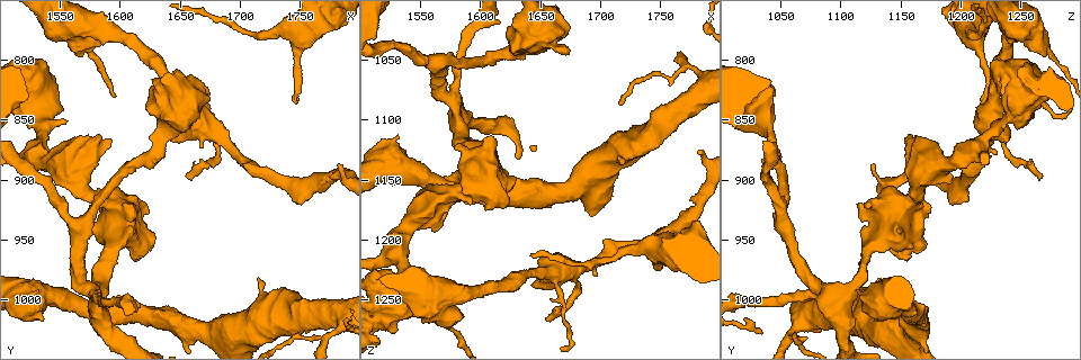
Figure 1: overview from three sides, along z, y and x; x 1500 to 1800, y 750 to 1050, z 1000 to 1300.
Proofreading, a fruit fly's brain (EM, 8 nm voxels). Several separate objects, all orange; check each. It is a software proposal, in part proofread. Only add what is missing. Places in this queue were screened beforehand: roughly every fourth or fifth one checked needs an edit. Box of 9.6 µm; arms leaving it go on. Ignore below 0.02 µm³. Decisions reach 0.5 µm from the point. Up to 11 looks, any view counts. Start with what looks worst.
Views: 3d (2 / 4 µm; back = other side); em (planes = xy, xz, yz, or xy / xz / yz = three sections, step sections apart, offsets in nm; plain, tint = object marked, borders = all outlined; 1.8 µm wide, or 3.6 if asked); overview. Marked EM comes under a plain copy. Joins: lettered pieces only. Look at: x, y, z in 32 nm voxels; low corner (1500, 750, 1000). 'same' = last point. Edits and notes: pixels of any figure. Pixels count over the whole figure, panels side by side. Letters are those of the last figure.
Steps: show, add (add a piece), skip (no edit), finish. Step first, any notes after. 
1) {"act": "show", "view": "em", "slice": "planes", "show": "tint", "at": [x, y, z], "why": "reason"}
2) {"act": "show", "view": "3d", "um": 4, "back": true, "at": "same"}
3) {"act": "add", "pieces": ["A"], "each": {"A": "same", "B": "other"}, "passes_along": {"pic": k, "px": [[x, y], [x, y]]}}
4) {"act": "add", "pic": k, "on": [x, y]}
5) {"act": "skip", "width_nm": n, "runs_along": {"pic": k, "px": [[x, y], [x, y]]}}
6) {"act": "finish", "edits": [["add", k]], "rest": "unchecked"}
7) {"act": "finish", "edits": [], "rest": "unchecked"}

{"act": "show", "view": "em", "slice": "planes", "show": "tint", "at": [1780, 888, 1126], "why": "long arm stops here"}

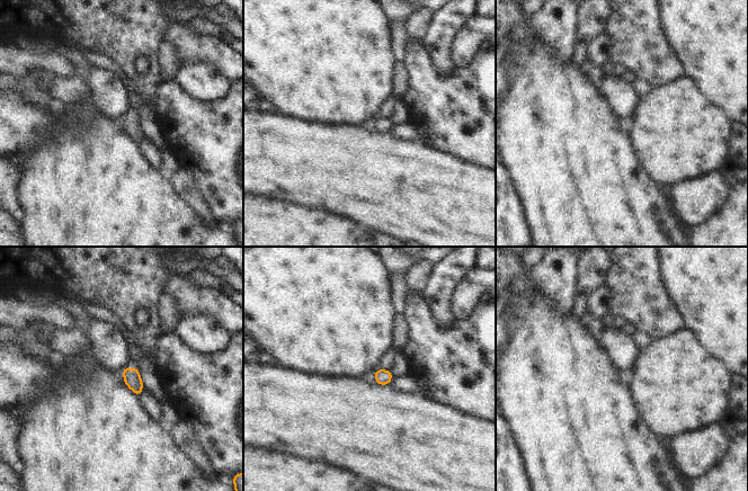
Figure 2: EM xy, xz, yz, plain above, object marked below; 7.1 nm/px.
{"act": "show", "view": "em", "slice": "planes", "show": "borders", "at": "same", "why": "see the neighbours"}

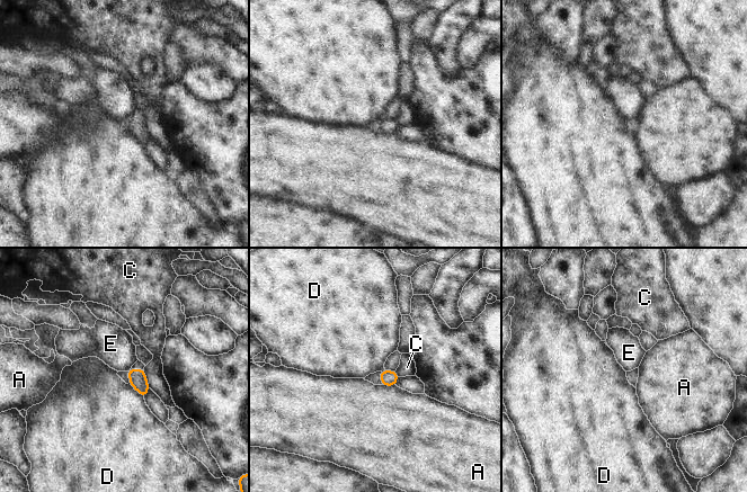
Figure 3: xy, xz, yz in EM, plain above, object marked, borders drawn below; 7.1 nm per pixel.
{"act": "skip", "each": {"A": "other", "C": "other", "D": "other", "E": "other"}, "border": {"pic": 3, "px": [[129, 383], [143, 399]]}, "found": "none of them fits"}

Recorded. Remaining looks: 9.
{"act": "show", "view": "em", "slice": "yz", "step": 8, "show": "borders", "at": [1746, 836, 1218]}

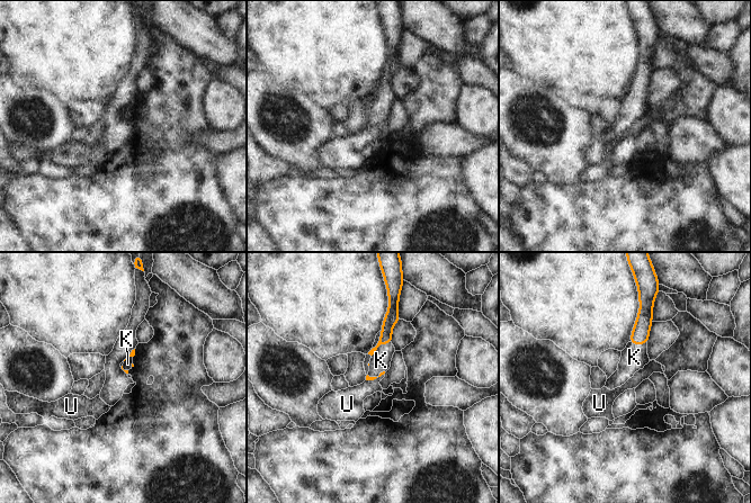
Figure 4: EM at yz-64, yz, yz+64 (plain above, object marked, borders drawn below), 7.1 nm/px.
{"act": "add", "pieces": ["K"], "each": {"K": "same", "U": "other"}, "passes_along": {"pic": 4, "px": [[392, 317], [380, 344], [381, 360]]}, "found": "it goes on there"}

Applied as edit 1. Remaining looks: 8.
{"act": "show", "view": "overview", "why": "see it whole again"}

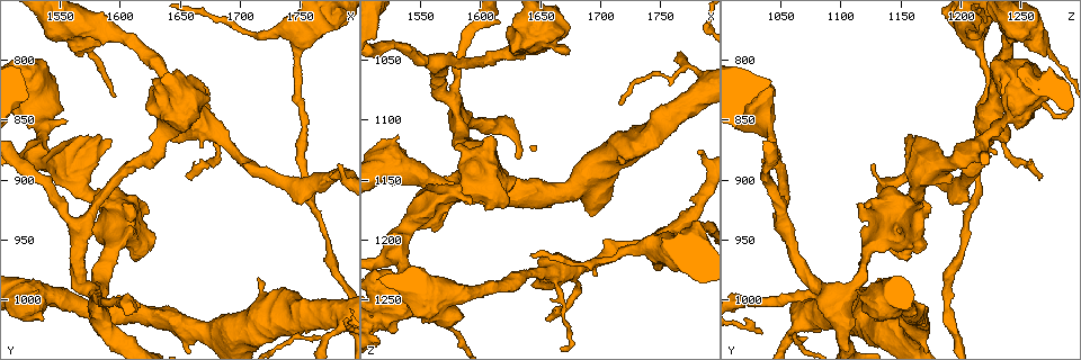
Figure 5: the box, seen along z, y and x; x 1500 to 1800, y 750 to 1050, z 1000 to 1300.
{"act": "show", "view": "em", "slice": "planes", "show": "borders", "at": [1656, 896, 1264], "why": "an open end"}

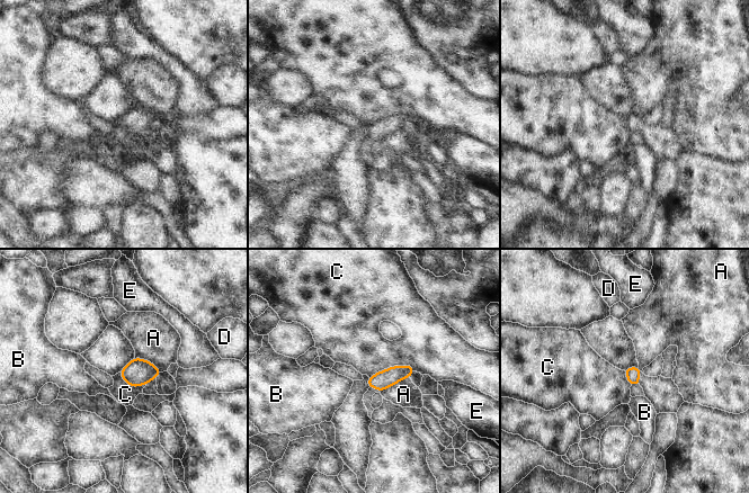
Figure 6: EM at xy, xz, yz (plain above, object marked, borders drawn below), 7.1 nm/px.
{"act": "skip", "each": {"A": "other", "B": "other", "C": "other", "D": "other", "E": "other"}, "border": {"pic": 6, "px": [[415, 369], [394, 365], [368, 377]]}, "found": "no lettered piece goes on from it"}

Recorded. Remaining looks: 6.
{"act": "show", "view": "em", "um": 3.6, "slice": "planes", "show": "borders", "at": [1578, 922, 1124], "why": "branch stops here"}

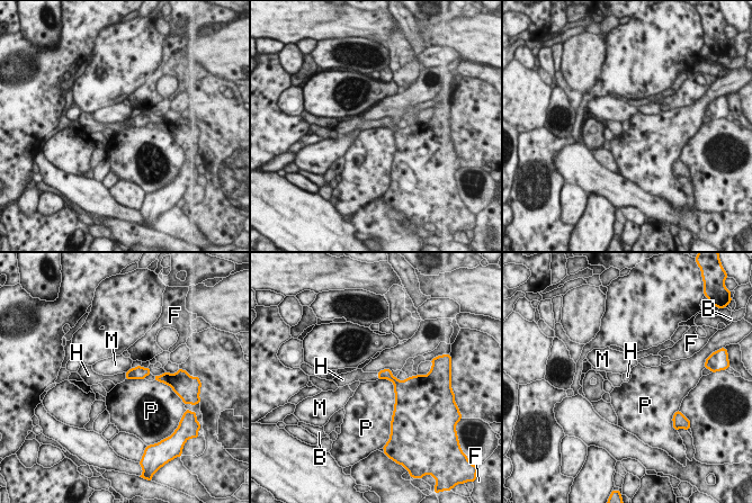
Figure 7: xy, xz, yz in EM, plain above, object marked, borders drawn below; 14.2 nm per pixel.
{"act": "add", "pieces": ["H"], "each": {"B": "other", "F": "other", "H": "same", "M": "other", "P": "other"}, "passes_along": {"pic": 7, "px": [[139, 373], [126, 376], [118, 378]]}, "found": "it goes on there"}

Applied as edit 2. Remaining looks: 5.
{"act": "finish", "edits": [["add", 4], ["add", 7]], "rest": "unchecked"}

